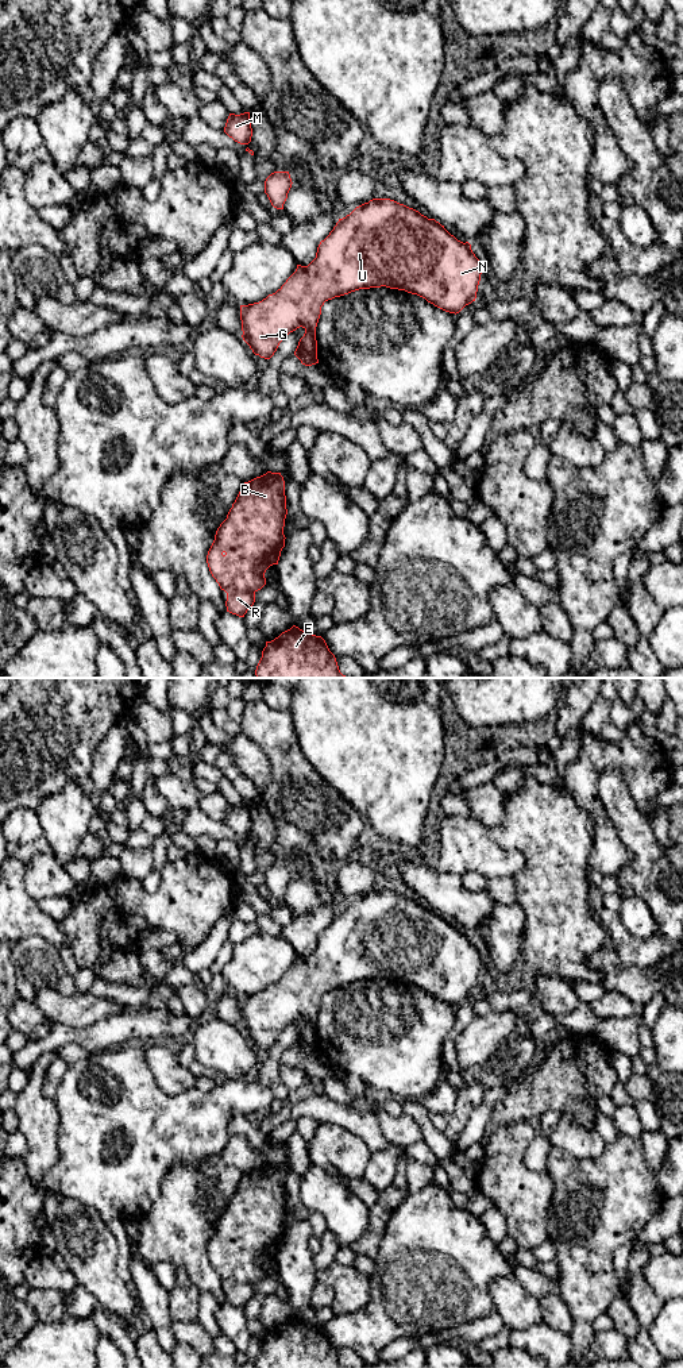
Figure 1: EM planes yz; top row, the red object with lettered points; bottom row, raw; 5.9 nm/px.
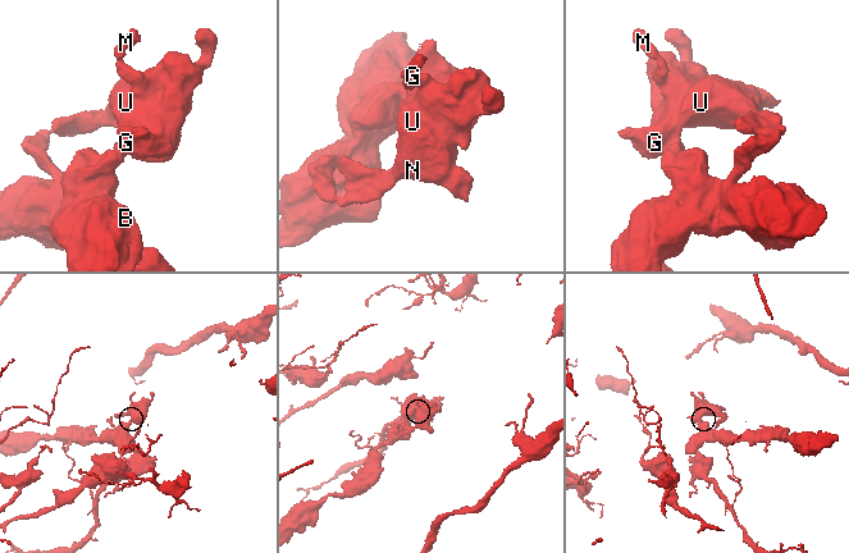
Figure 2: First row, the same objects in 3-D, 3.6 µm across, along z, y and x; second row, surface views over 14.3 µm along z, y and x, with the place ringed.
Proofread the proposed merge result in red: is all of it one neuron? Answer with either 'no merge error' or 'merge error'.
merge error

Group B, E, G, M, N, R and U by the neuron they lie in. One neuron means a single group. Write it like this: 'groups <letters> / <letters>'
groups B E R / G M N U

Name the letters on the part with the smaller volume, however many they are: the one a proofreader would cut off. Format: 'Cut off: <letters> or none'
Cut off: G, M, N, U

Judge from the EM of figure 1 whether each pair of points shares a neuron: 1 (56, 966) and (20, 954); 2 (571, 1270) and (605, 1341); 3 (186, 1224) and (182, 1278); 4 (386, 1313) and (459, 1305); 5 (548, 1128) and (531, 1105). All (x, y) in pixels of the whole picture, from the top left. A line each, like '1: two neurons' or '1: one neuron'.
1: one neuron
2: two neurons
3: two neurons
4: one neuron
5: two neurons

